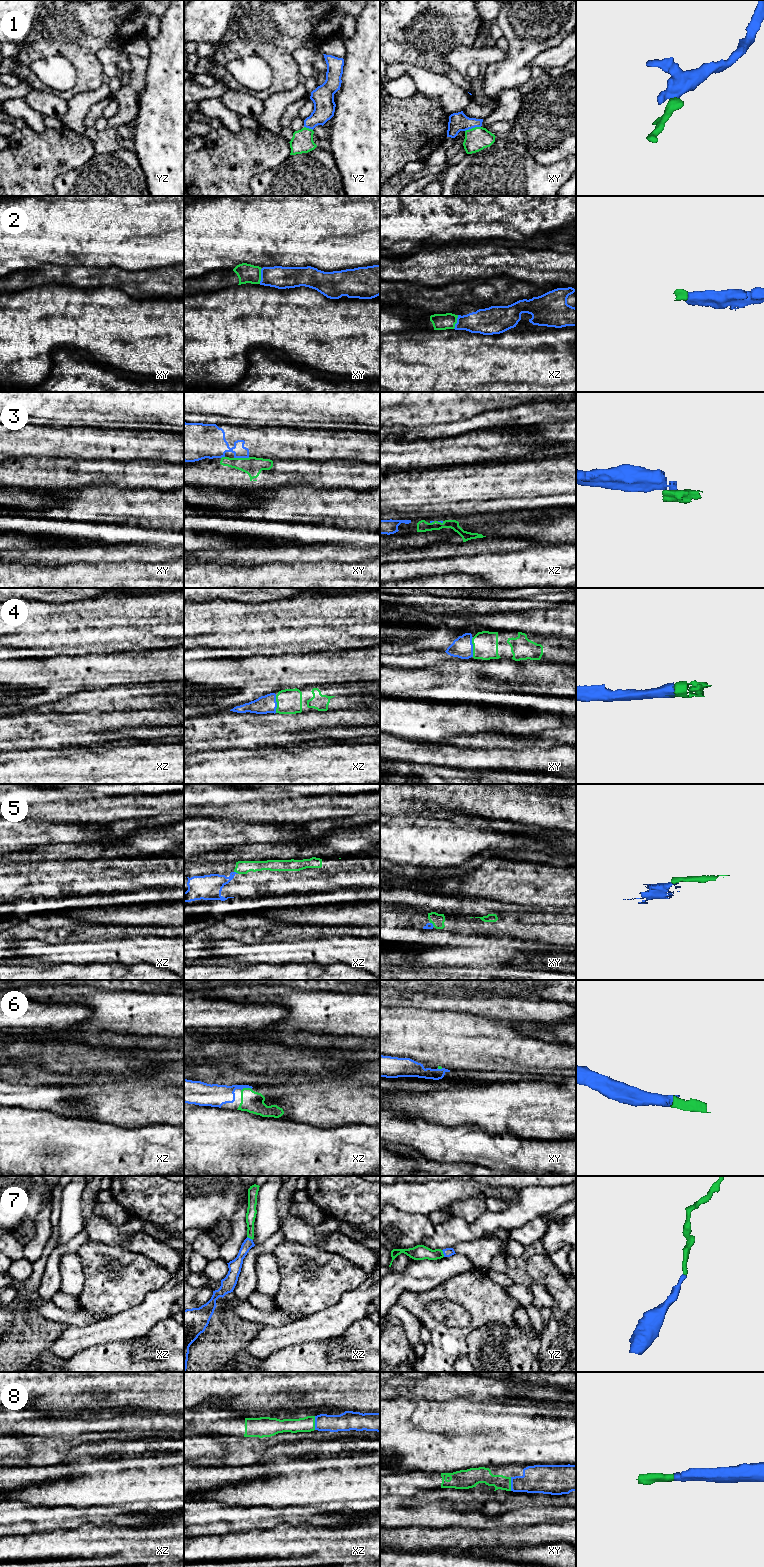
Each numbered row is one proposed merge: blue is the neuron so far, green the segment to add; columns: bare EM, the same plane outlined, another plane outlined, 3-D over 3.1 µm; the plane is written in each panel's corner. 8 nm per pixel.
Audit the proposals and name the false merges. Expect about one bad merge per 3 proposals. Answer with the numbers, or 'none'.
3

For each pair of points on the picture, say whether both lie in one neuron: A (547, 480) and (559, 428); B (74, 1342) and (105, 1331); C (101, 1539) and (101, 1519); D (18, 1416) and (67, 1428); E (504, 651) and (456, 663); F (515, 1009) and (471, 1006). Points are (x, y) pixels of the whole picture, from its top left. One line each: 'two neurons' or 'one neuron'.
A: two neurons
B: one neuron
C: two neurons
D: one neuron
E: two neurons
F: one neuron

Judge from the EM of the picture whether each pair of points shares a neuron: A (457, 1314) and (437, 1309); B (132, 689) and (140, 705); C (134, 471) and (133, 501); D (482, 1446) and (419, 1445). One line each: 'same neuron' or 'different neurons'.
A: same neuron
B: same neuron
C: different neurons
D: same neuron

